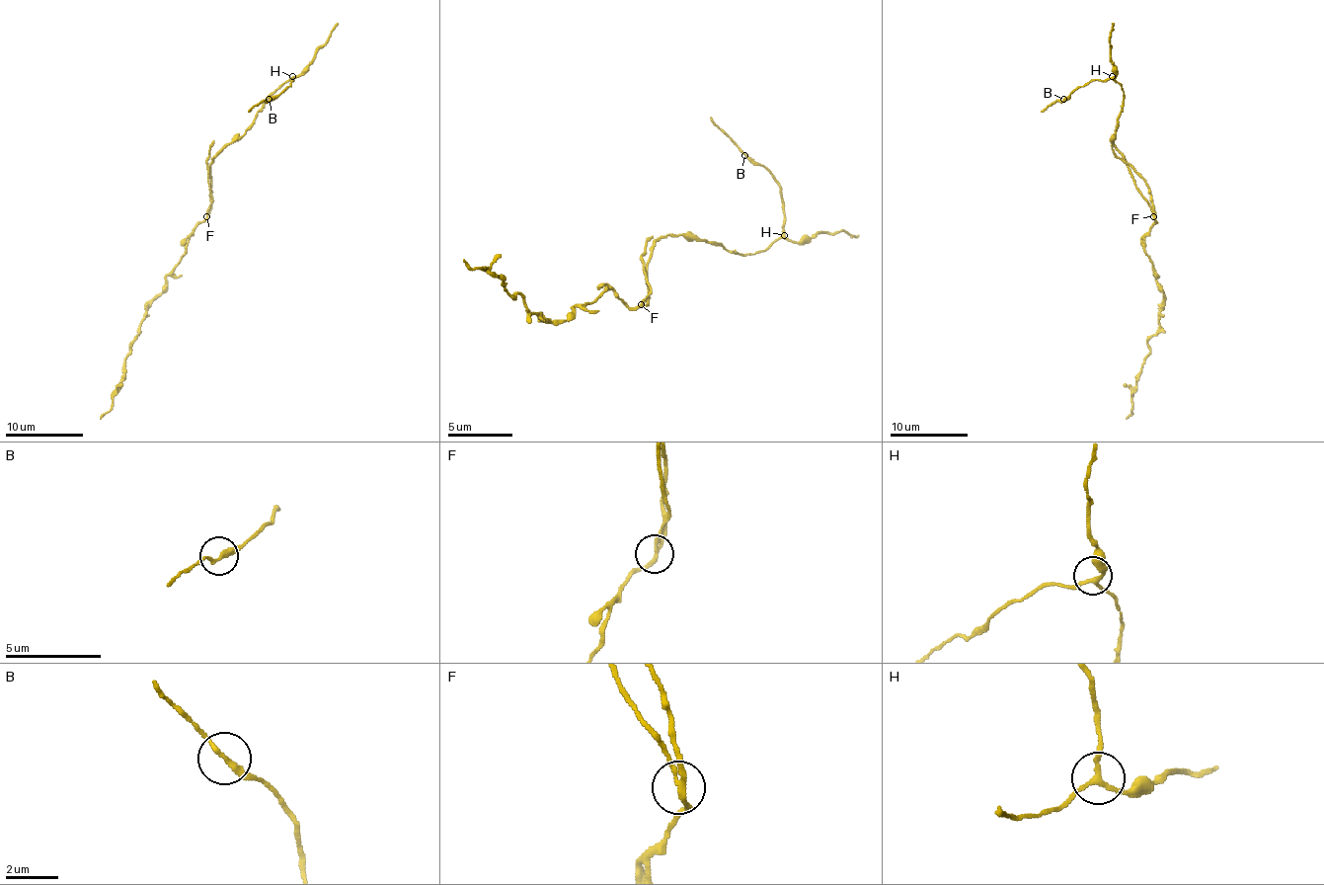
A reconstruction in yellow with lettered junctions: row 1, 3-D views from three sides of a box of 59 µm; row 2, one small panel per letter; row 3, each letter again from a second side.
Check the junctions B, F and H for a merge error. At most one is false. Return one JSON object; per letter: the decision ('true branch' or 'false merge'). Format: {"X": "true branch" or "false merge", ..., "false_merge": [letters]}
{"B": "true branch", "F": "false merge", "H": "true branch", "false_merge": ["F"]}

